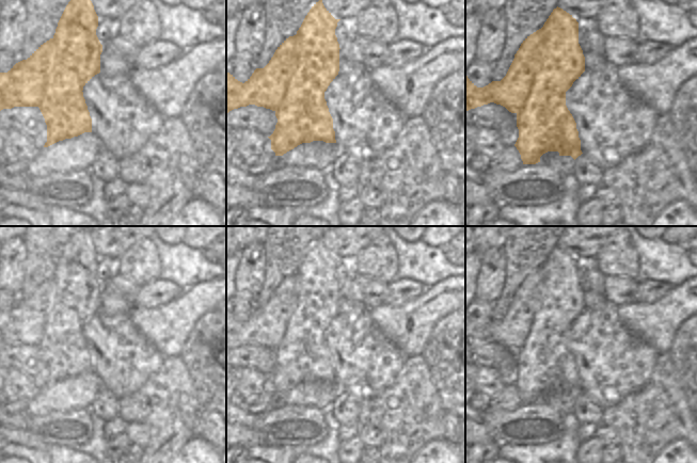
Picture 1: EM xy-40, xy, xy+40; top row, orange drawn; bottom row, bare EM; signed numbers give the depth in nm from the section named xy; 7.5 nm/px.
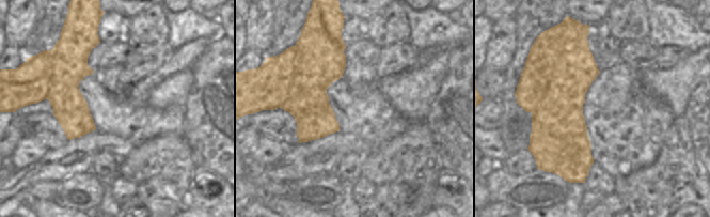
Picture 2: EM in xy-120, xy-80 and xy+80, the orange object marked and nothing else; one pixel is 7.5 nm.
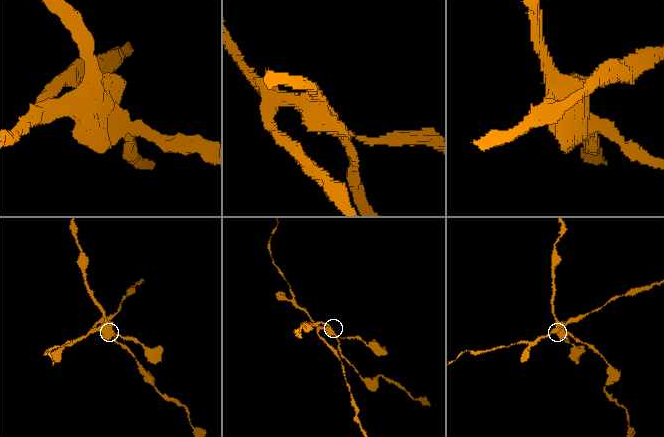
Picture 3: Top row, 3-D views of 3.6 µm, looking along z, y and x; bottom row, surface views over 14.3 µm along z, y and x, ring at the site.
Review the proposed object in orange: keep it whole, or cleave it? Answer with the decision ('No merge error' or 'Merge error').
Merge error

